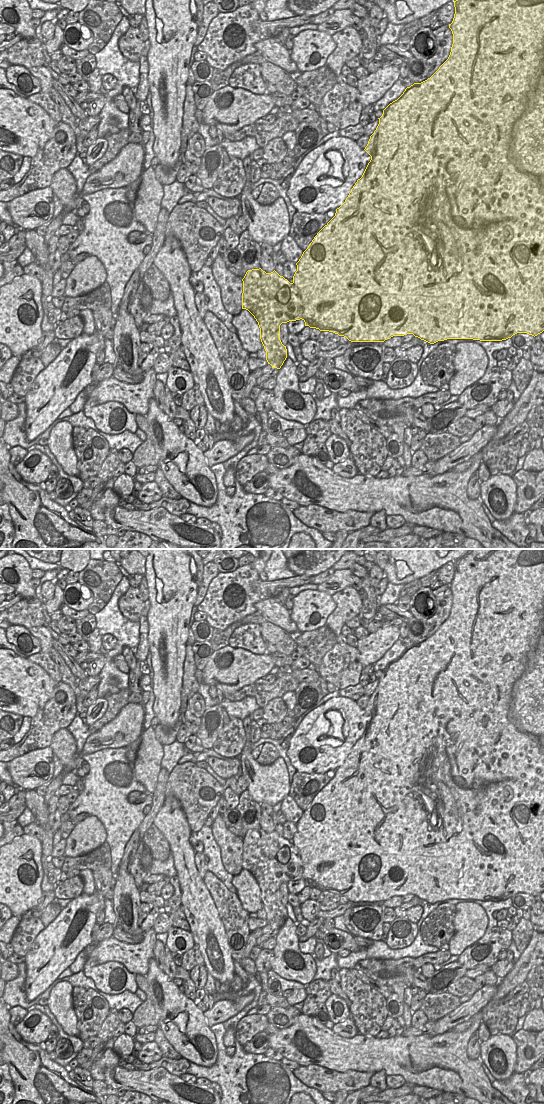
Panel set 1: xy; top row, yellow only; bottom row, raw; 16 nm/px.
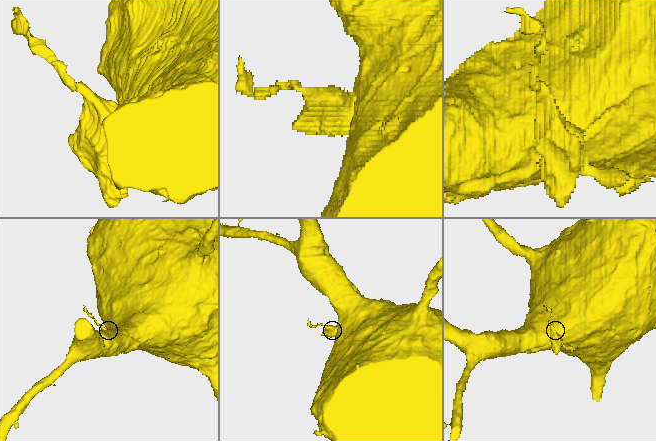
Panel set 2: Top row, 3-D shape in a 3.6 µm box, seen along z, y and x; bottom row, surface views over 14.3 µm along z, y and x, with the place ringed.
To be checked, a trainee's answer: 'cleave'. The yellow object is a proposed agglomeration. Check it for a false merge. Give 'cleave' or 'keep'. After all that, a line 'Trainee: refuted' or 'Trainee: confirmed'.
cleave
Trainee: confirmed

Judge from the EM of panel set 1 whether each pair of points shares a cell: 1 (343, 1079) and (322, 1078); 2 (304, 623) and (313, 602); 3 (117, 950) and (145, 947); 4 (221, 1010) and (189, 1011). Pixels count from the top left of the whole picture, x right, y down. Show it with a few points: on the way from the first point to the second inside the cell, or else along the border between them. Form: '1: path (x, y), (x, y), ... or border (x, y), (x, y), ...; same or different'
1: path (338, 1079), (327, 1079); same
2: path (307, 618), (311, 606); same
3: path (124, 953), (138, 953); same
4: border (202, 1012), (209, 1027); different

